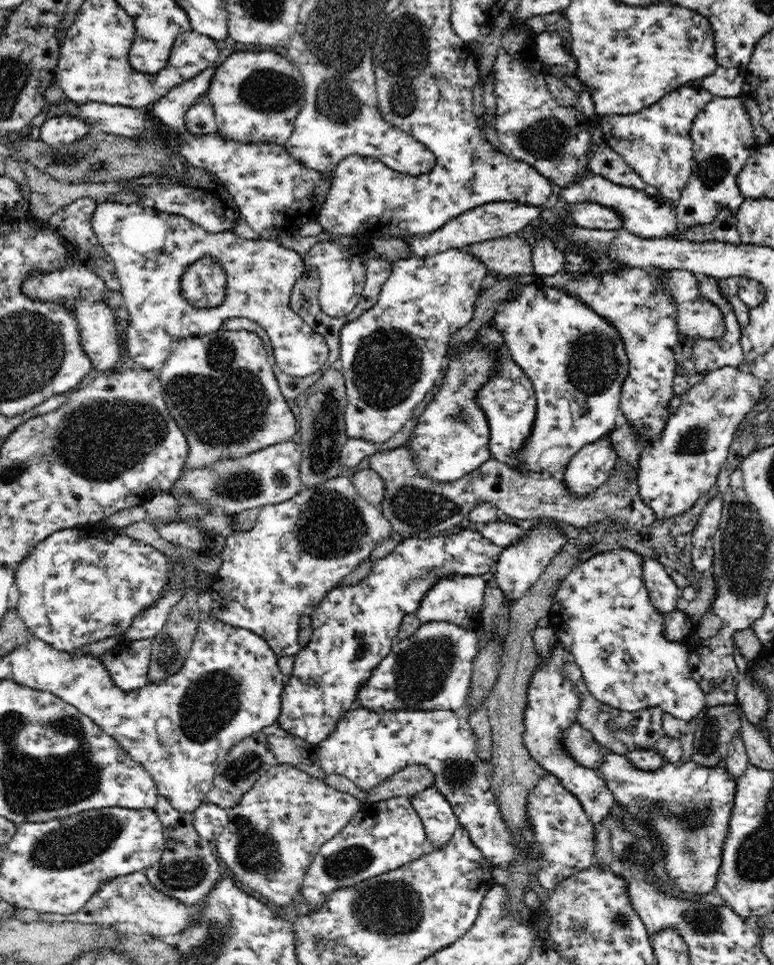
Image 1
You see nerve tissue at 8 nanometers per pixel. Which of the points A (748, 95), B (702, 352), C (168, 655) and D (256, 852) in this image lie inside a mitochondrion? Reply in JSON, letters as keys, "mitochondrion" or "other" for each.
{"A":"other","B":"mitochondrion","C":"mitochondrion","D":"mitochondrion"}

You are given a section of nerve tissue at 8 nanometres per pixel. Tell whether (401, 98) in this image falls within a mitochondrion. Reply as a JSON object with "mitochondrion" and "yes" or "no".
{"mitochondrion":"yes"}

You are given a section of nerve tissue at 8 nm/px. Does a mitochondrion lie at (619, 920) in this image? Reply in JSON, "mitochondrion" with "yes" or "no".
{"mitochondrion":"yes"}

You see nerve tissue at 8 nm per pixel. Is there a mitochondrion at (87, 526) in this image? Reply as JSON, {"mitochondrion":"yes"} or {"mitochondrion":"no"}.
{"mitochondrion":"no"}

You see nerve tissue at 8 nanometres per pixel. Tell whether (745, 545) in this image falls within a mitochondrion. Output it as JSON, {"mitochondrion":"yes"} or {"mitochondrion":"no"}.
{"mitochondrion":"yes"}

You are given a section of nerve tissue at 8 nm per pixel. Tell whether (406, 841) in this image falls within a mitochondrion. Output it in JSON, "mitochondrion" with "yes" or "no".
{"mitochondrion":"no"}

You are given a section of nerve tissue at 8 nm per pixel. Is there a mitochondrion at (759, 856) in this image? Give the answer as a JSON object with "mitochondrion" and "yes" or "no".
{"mitochondrion":"yes"}

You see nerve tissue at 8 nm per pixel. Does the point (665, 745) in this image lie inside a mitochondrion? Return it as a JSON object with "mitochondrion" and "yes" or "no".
{"mitochondrion":"no"}

